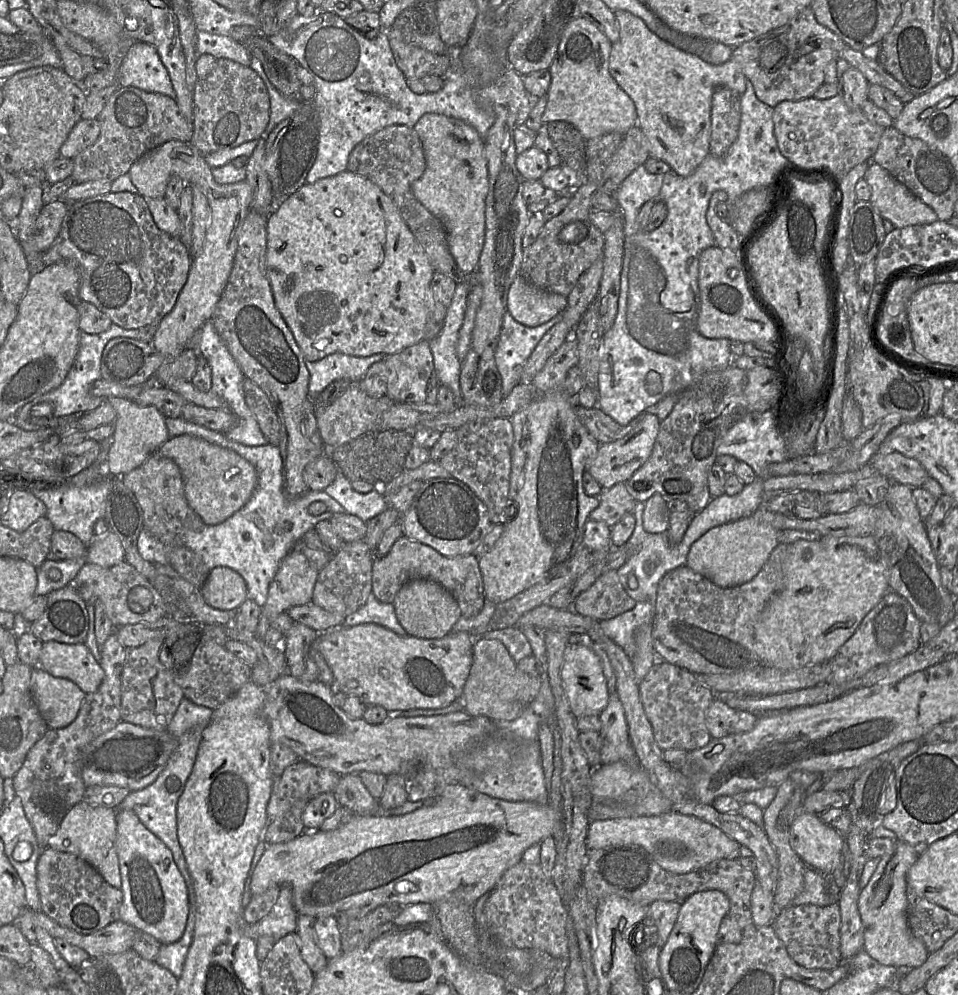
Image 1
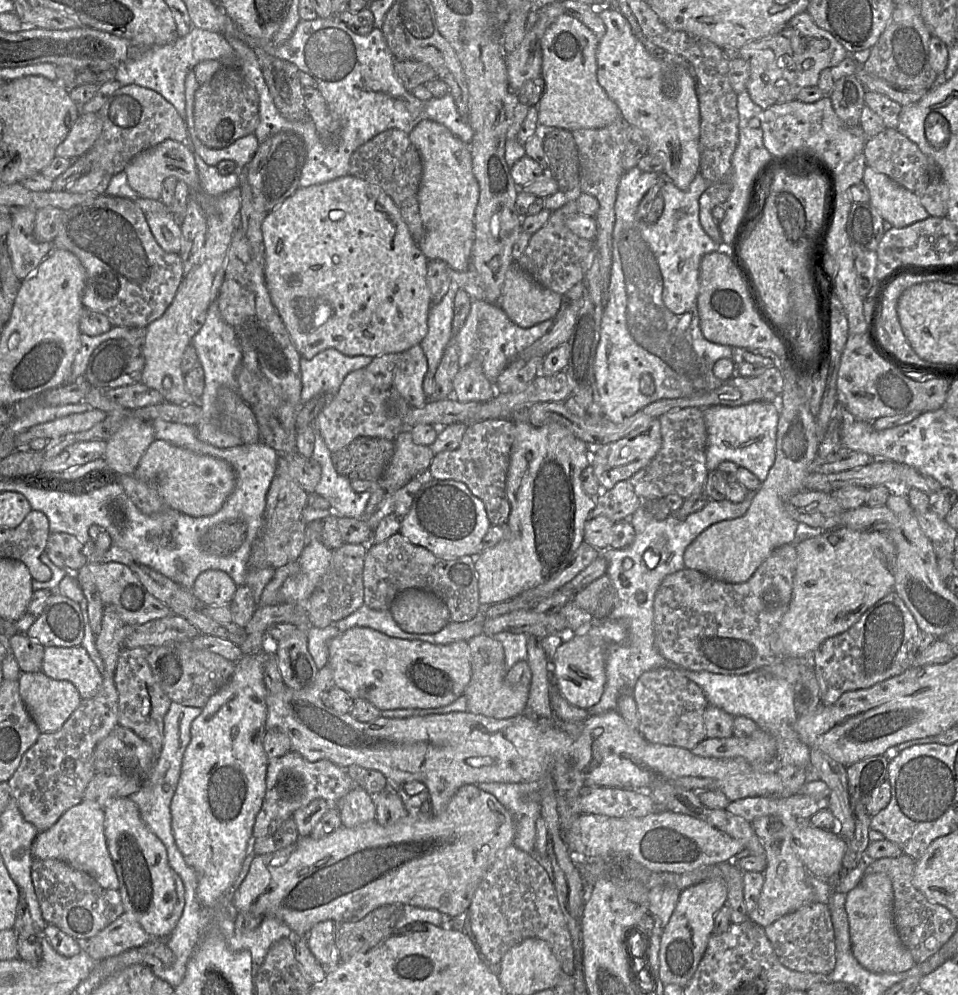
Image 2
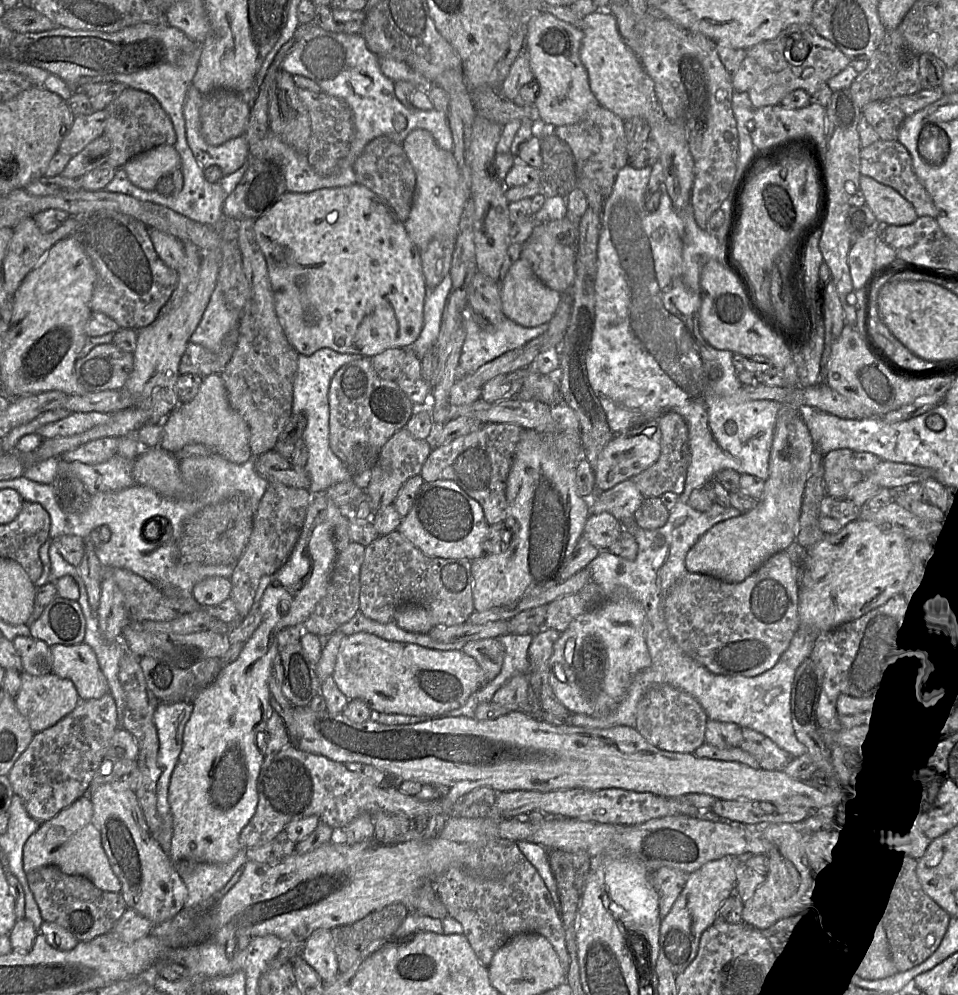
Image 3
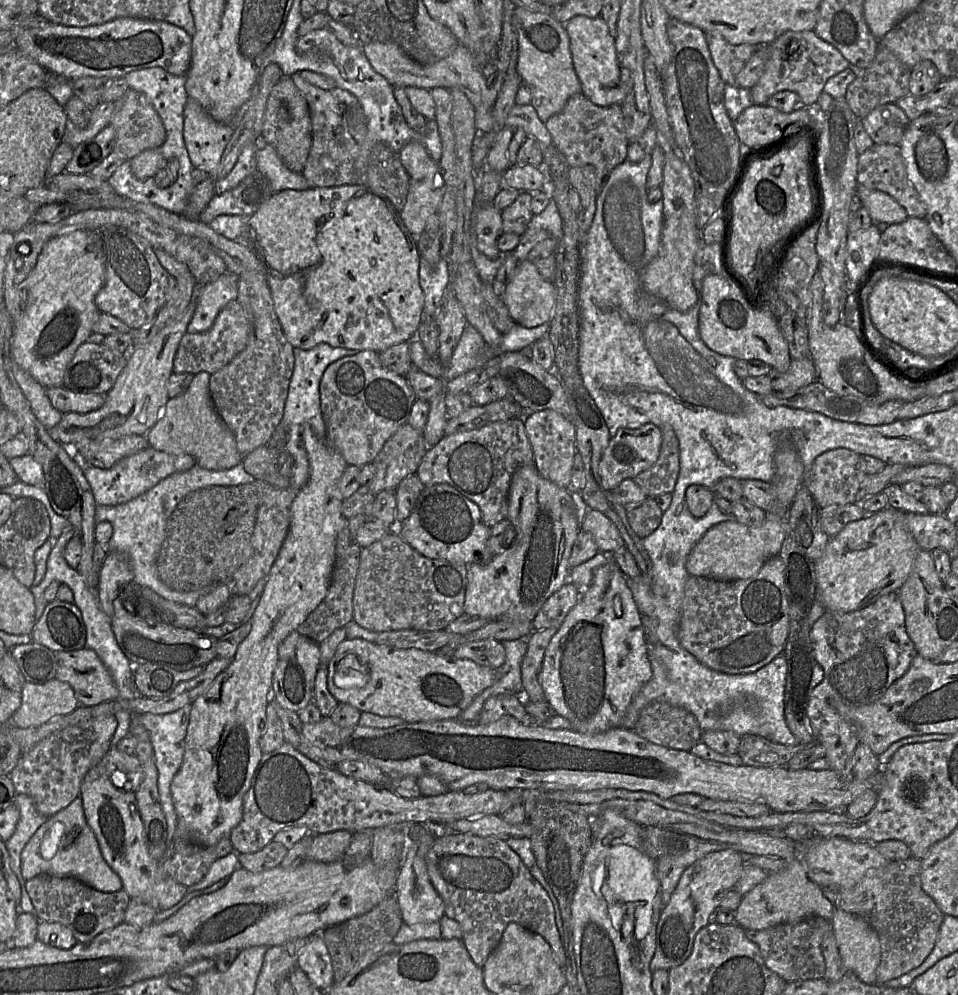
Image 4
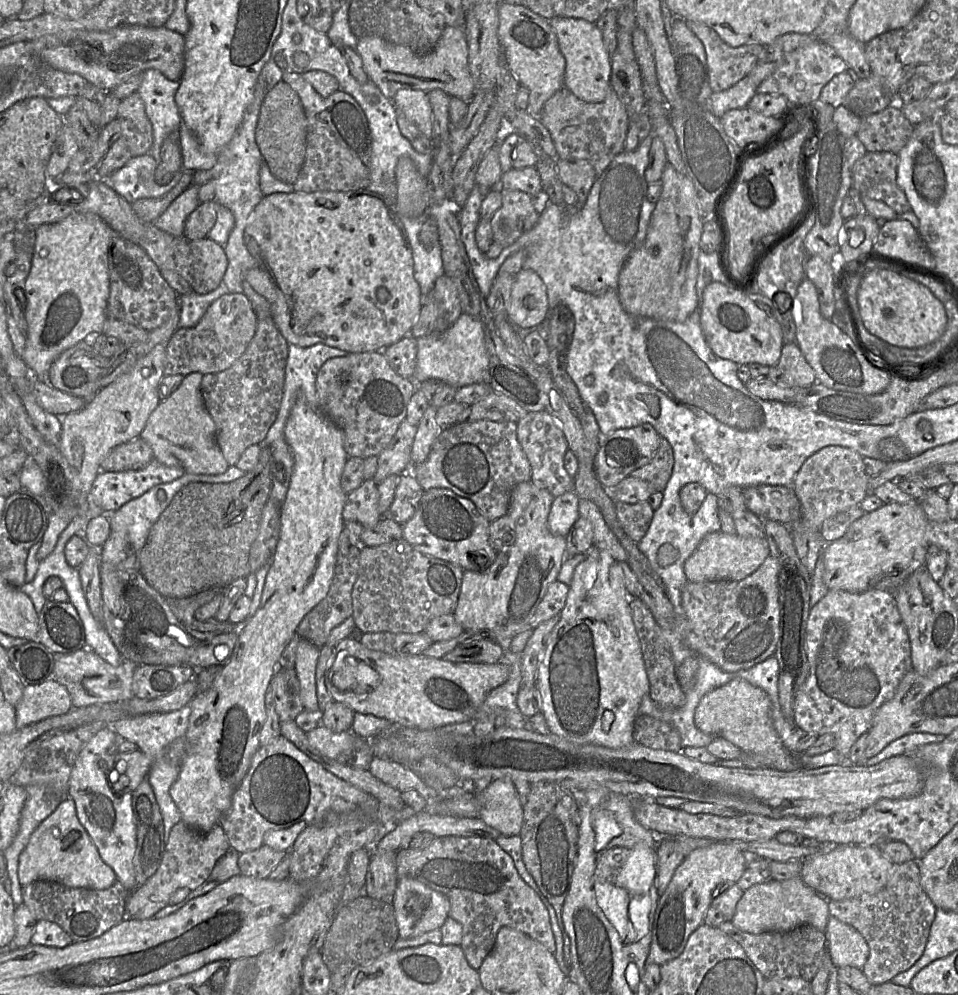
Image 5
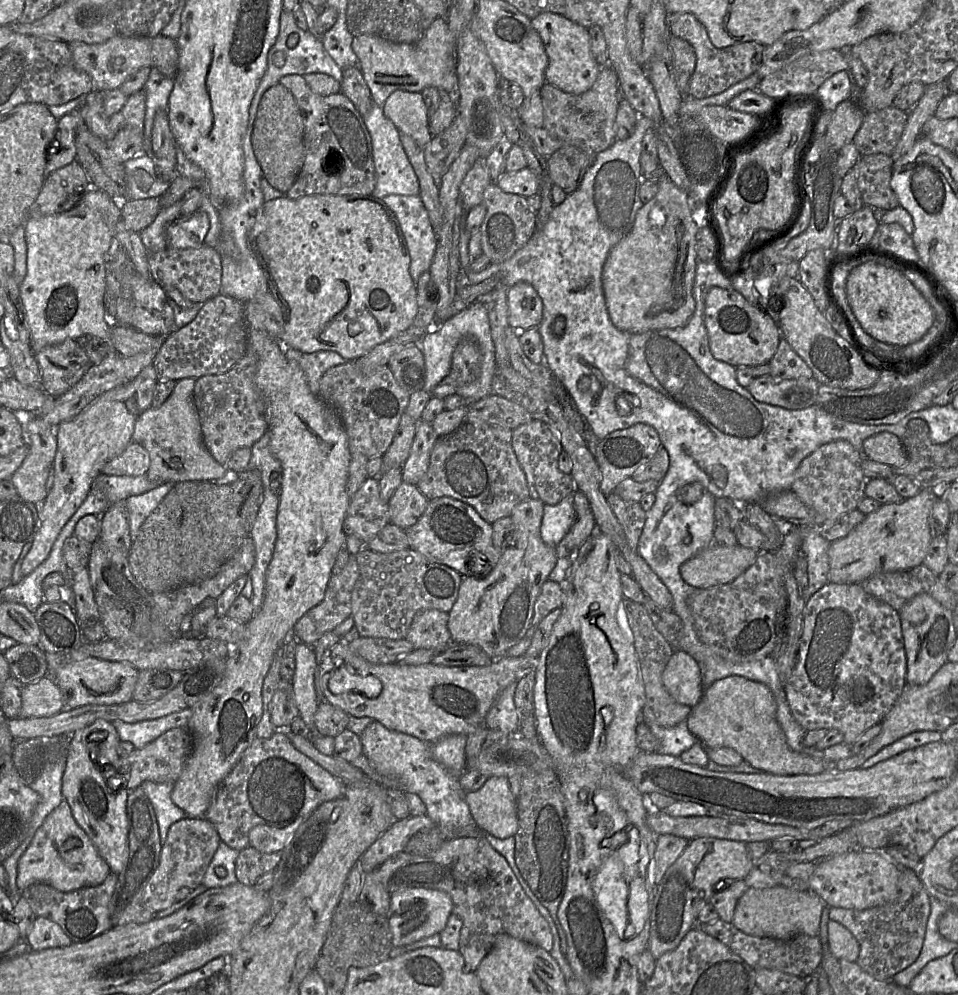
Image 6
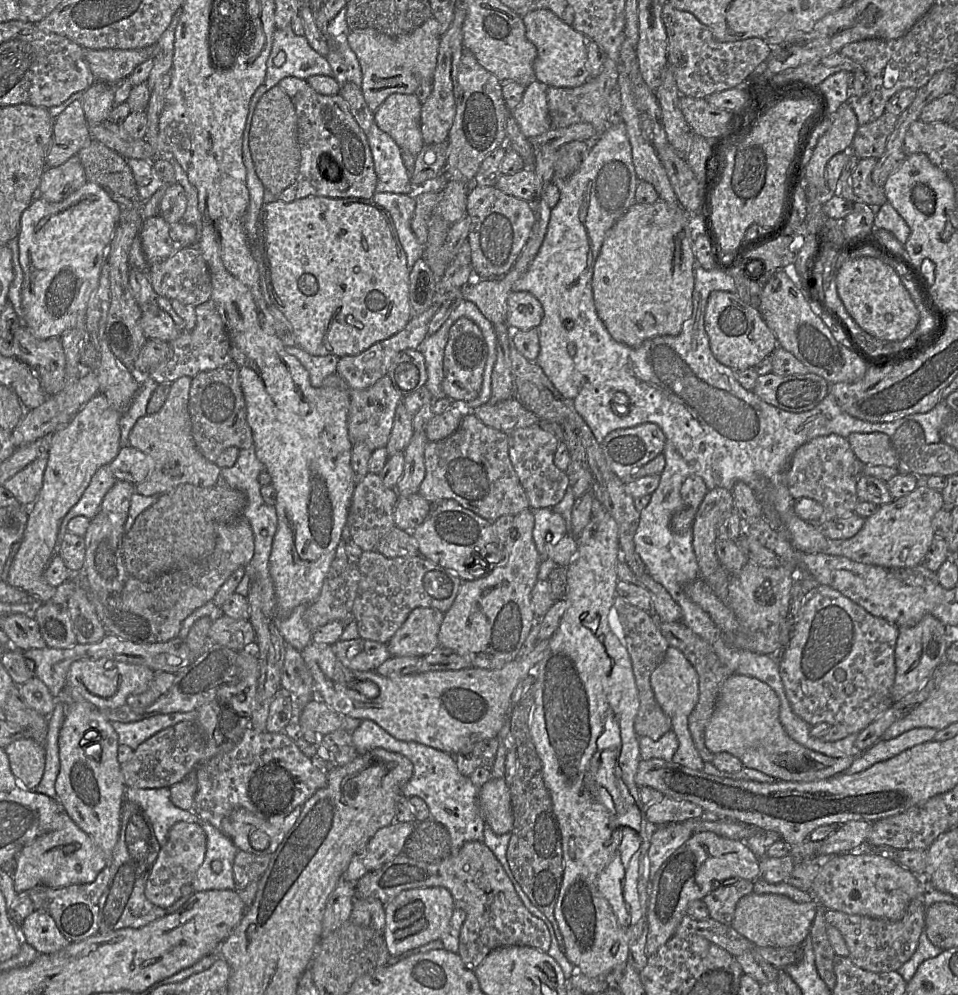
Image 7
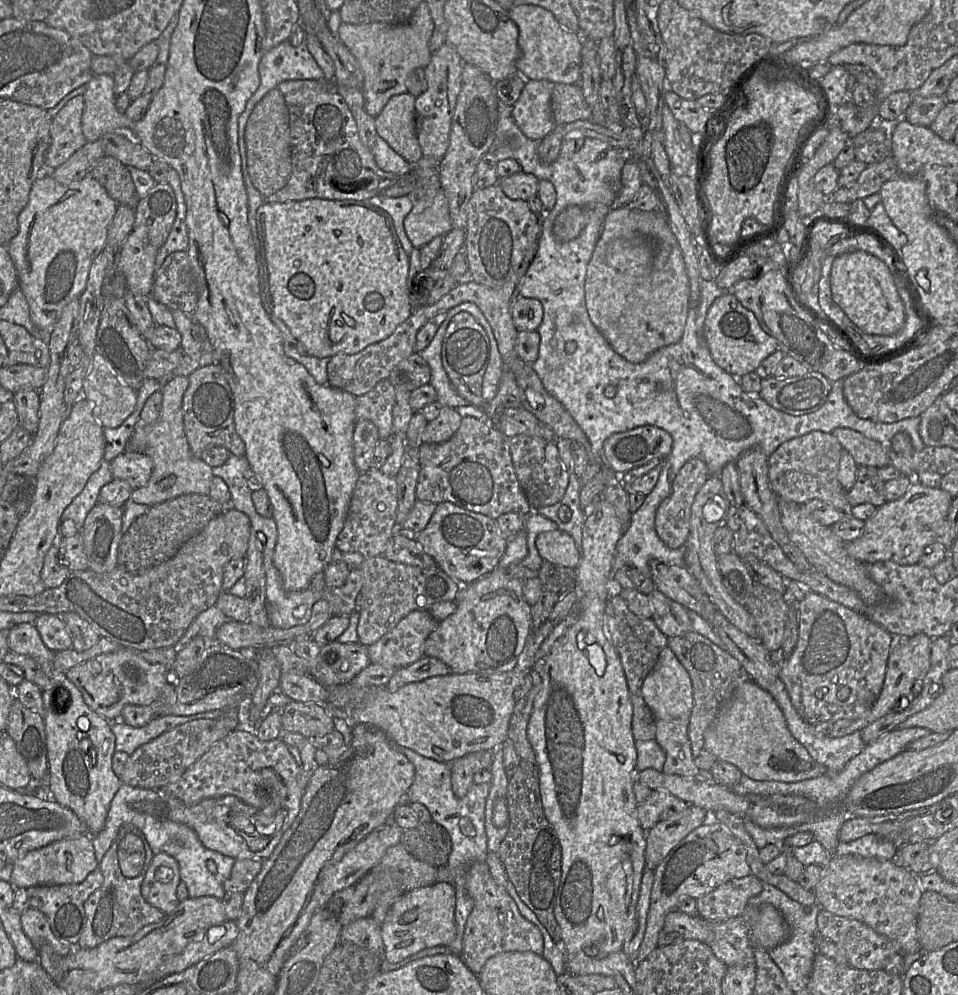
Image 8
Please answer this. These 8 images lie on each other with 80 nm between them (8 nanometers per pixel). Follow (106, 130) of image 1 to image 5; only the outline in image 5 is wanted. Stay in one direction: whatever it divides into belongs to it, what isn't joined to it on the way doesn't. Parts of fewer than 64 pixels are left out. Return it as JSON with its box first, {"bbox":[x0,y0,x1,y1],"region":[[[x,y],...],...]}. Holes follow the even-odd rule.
{"bbox":[116,93,153,157],"region":[[[138,93],[121,100],[116,117],[121,125],[121,137],[132,157],[149,153],[153,144],[152,124]]]}

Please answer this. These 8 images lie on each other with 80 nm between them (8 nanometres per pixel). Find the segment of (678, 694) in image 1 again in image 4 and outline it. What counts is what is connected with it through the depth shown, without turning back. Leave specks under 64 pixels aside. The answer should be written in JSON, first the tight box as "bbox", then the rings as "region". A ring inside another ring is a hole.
{"bbox":[632,701,703,751],"region":[[[659,701],[650,702],[640,711],[632,730],[653,744],[683,751],[701,742],[703,733],[694,714]]]}

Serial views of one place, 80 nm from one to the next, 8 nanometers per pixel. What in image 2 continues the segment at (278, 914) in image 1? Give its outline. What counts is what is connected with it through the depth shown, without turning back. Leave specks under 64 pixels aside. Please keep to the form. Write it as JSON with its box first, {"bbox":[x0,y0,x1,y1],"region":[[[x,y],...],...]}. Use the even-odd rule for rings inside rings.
{"bbox":[227,917,292,979],"region":[[[264,917],[263,921],[258,925],[258,927],[246,933],[235,932],[235,937],[227,940],[227,943],[231,950],[243,951],[247,950],[252,956],[252,968],[255,979],[255,974],[260,969],[263,964],[265,957],[274,943],[284,939],[286,937],[292,937],[292,930],[284,922],[276,917]]]}

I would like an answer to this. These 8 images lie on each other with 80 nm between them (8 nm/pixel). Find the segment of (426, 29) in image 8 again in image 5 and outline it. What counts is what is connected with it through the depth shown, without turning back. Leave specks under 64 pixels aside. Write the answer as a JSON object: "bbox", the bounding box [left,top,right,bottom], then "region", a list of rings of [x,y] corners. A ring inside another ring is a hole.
{"bbox":[356,26,475,102],"region":[[[446,26],[435,47],[426,54],[417,54],[409,47],[391,44],[378,37],[357,41],[356,51],[362,58],[364,71],[370,81],[387,99],[393,99],[402,89],[429,92],[440,89],[450,97],[469,102],[475,95],[475,86],[468,67],[468,45],[463,29]]]}

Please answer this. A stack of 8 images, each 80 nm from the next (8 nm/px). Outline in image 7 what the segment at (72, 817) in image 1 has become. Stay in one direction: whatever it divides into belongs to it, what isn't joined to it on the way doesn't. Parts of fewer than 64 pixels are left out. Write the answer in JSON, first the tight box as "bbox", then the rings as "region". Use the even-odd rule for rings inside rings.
{"bbox":[12,808,107,893],"region":[[[61,808],[60,827],[50,830],[24,846],[14,860],[12,874],[16,893],[36,886],[63,888],[92,883],[105,869],[107,861],[92,838],[82,831]]]}

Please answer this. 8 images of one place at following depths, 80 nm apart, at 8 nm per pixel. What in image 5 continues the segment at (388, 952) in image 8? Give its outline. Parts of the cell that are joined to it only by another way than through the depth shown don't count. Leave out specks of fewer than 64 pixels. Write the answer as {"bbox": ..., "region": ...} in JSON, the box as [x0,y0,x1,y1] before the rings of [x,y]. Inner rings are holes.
{"bbox":[392,876,449,939],"region":[[[407,876],[399,878],[392,904],[400,939],[440,929],[449,917],[446,895]]]}

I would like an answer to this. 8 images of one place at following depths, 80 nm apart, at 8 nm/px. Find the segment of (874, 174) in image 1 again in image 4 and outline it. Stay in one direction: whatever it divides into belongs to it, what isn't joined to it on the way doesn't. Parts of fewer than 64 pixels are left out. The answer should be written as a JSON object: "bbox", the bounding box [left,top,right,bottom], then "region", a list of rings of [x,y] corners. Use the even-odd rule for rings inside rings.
{"bbox":[856,184,909,225],"region":[[[858,184],[856,194],[868,210],[873,222],[891,225],[901,223],[909,217],[906,210],[887,193]]]}

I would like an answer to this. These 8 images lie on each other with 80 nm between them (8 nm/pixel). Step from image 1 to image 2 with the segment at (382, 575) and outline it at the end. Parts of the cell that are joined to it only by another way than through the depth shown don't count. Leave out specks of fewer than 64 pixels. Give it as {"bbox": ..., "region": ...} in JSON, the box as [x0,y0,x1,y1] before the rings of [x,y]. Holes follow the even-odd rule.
{"bbox":[363,533,480,622],"region":[[[400,533],[393,534],[380,543],[369,543],[363,566],[363,605],[378,611],[389,610],[394,598],[409,588],[435,594],[446,604],[450,622],[469,621],[477,615],[480,608],[474,557],[466,555],[444,560],[428,549],[411,543]]]}

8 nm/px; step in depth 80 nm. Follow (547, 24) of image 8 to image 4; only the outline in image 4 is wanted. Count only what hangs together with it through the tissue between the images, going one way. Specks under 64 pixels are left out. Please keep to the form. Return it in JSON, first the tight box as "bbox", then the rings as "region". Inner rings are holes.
{"bbox":[564,16,624,107],"region":[[[576,16],[564,24],[569,36],[573,67],[581,84],[581,93],[593,104],[606,107],[621,105],[624,91],[620,84],[620,68],[615,38],[609,34],[606,22],[600,17]]]}

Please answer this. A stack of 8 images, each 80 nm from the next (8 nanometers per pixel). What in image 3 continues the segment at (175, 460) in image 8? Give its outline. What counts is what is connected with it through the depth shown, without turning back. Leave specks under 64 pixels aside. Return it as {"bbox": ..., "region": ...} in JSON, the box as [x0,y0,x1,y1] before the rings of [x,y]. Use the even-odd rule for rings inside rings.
{"bbox":[160,374,253,464],"region":[[[219,374],[202,378],[197,395],[187,403],[180,403],[162,421],[163,433],[160,447],[174,453],[189,444],[203,444],[213,454],[230,462],[241,464],[253,455],[250,451],[250,429],[243,417],[230,405],[224,383]]]}

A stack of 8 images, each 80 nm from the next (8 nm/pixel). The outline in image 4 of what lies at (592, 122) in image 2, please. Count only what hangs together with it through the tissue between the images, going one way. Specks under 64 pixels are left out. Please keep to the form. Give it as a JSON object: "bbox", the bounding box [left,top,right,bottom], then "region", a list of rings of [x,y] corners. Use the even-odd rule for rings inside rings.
{"bbox":[514,6,581,124],"region":[[[517,6],[514,10],[514,25],[518,35],[516,71],[522,84],[531,89],[531,105],[545,124],[564,108],[572,95],[581,93],[581,84],[573,67],[569,36],[564,24],[555,20],[552,15]]]}

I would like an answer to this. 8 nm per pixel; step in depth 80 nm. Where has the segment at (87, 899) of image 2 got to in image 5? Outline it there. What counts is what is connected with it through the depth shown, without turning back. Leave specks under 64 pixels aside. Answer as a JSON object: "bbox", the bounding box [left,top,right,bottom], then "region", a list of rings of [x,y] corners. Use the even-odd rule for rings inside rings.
{"bbox":[22,880,129,942],"region":[[[37,880],[22,886],[23,903],[36,920],[58,924],[74,942],[96,938],[127,918],[126,902],[129,894],[119,880],[104,890],[71,888],[50,880]]]}

